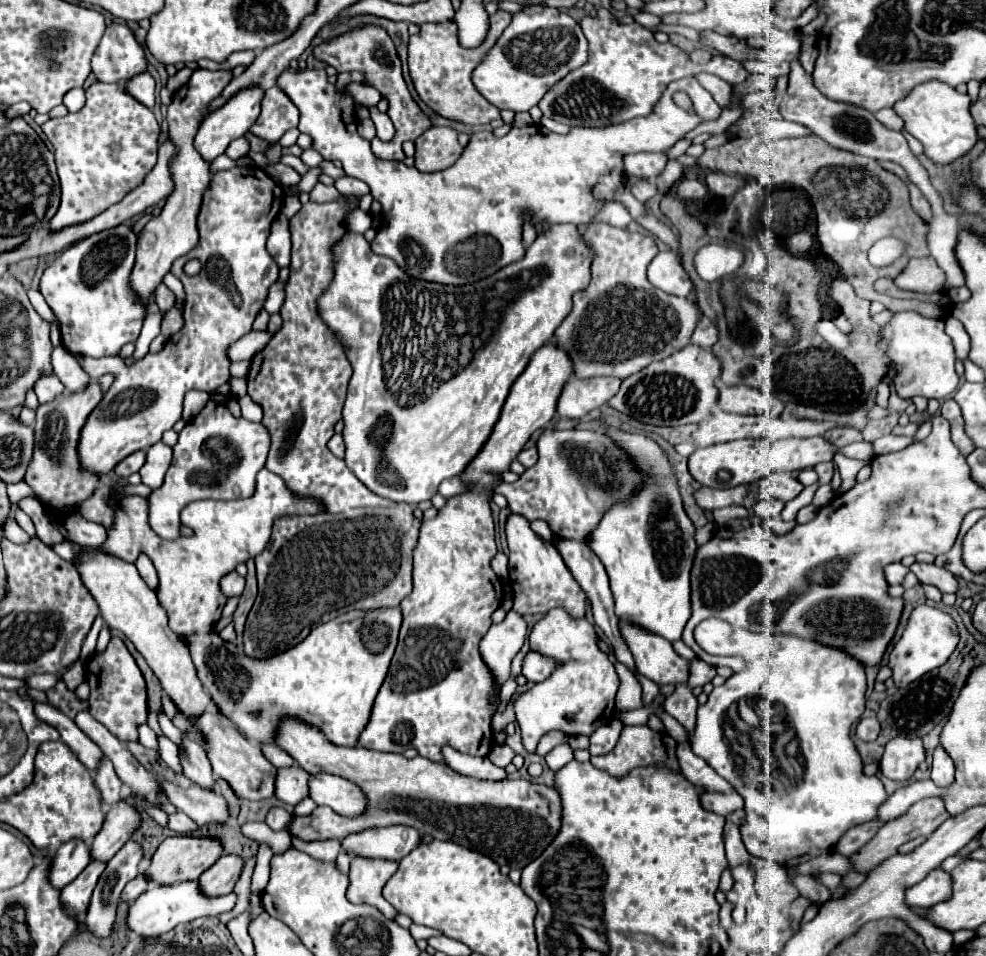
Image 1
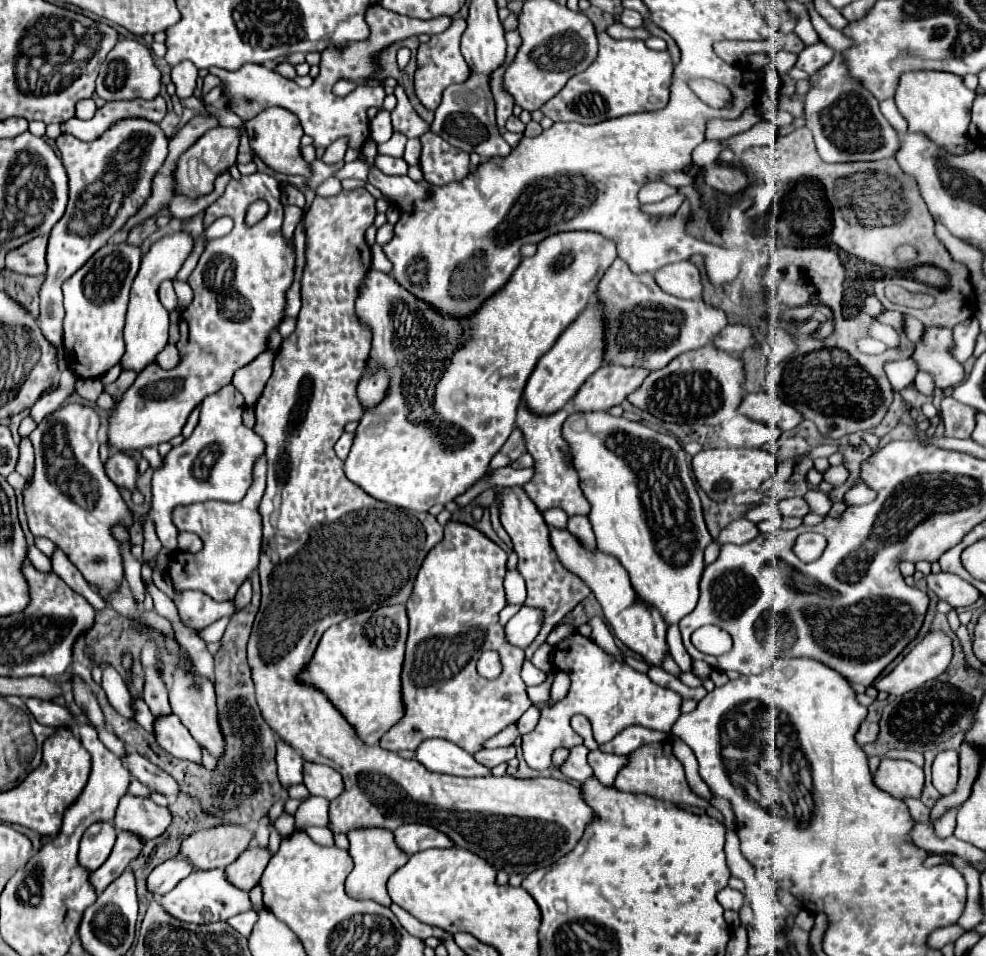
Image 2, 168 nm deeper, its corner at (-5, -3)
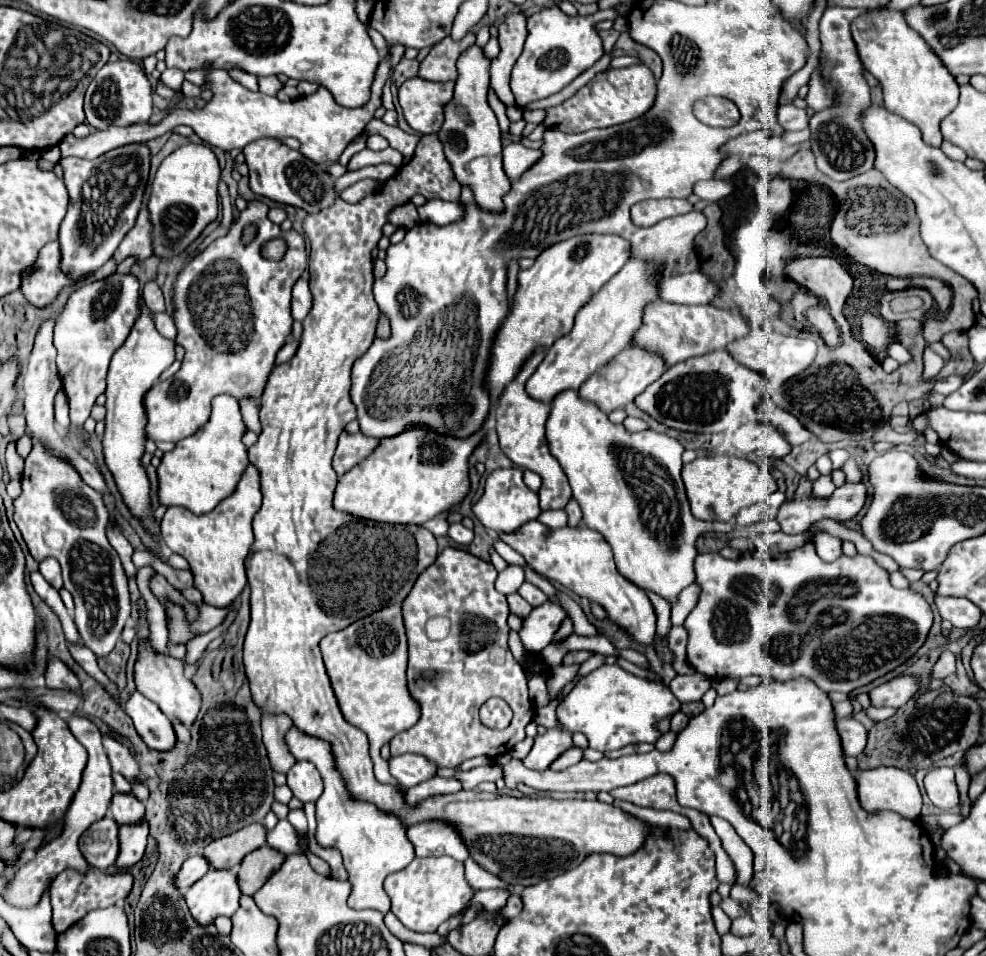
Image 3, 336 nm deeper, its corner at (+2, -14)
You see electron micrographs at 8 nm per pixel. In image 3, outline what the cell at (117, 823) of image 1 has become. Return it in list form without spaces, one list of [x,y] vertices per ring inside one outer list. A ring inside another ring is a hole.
[[[115,794],[111,800],[111,818],[123,824],[139,824],[145,820],[145,806],[133,794]]]

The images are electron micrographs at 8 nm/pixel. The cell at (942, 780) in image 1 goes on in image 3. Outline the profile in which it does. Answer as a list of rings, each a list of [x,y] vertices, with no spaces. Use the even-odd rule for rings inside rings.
[[[941,766],[929,770],[925,776],[925,790],[929,800],[941,810],[951,810],[959,804],[959,792],[957,792],[953,768]]]

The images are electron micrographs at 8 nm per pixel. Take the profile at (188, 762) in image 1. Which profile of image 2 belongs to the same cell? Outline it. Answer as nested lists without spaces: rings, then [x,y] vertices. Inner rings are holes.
[[[174,713],[154,719],[154,737],[170,755],[178,759],[190,759],[194,763],[202,761],[198,743]]]

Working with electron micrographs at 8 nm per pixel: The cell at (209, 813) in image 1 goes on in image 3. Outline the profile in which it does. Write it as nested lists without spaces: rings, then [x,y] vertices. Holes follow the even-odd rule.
[[[103,736],[103,746],[107,750],[109,762],[113,772],[119,772],[121,776],[125,776],[131,784],[135,784],[135,780],[143,780],[139,764],[135,760],[135,756],[131,754],[131,750],[127,746],[123,746],[121,742],[117,742],[111,736]]]

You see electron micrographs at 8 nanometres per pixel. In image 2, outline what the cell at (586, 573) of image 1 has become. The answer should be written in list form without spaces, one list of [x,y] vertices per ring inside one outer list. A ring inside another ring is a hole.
[[[572,515],[568,519],[568,531],[574,533],[588,549],[594,549],[596,547],[592,525],[590,525],[590,521],[588,521],[586,515]]]

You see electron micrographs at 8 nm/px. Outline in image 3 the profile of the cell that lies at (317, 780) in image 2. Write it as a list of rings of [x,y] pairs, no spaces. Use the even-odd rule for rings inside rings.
[[[301,760],[287,772],[287,786],[301,802],[315,802],[323,792],[323,780],[315,764]]]

